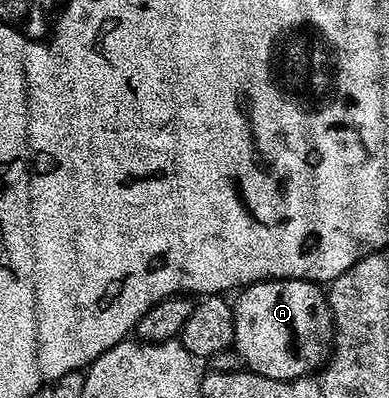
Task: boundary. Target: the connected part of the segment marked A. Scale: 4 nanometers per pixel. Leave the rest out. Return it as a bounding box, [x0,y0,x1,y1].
[232,281,335,381]

